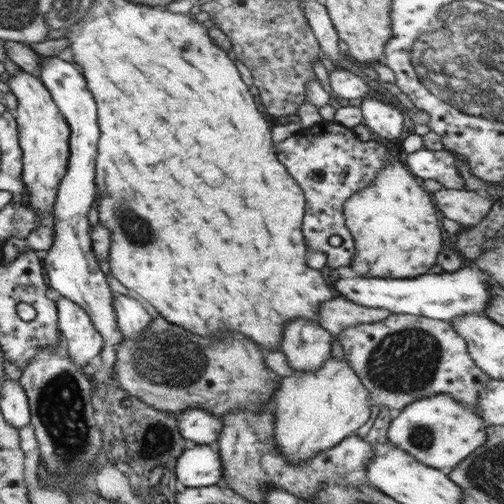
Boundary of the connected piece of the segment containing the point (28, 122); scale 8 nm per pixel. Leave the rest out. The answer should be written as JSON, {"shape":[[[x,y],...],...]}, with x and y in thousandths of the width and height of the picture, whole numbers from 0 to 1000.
{"shape":[[[40,137],[26,153],[18,151],[12,163],[36,198],[30,218],[34,224],[28,232],[36,252],[38,288],[46,298],[44,353],[58,385],[58,405],[69,413],[69,423],[77,433],[77,448],[50,474],[56,480],[56,492],[69,498],[93,498],[105,486],[109,458],[105,409],[113,373],[123,351],[135,341],[141,254],[75,151]]]}

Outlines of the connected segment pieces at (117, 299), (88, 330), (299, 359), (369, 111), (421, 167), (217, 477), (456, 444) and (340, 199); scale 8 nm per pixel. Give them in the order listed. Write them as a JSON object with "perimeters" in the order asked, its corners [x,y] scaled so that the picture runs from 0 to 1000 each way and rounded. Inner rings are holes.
{"perimeters":[[[[226,583],[224,609],[238,659],[246,669],[276,665],[304,633],[284,603],[258,585]]],[[[119,587],[111,607],[117,659],[135,679],[133,704],[143,722],[163,730],[202,694],[202,665],[187,651],[179,625],[163,605]]],[[[579,635],[563,647],[556,694],[585,736],[627,738],[655,710],[659,667],[621,635]]],[[[730,190],[720,194],[714,214],[720,246],[742,264],[744,272],[778,278],[798,266],[802,226],[774,204],[758,202],[746,190]]],[[[837,294],[829,302],[810,304],[806,331],[831,359],[857,353],[885,375],[921,373],[921,355],[905,329],[903,304],[889,296]]],[[[391,881],[351,909],[349,944],[369,966],[397,968],[442,960],[444,931],[435,891]]],[[[865,782],[833,790],[788,817],[768,865],[778,883],[823,905],[837,921],[889,937],[964,877],[966,849],[960,831],[893,790],[893,782]]],[[[639,238],[639,242],[619,252],[605,252],[589,260],[567,274],[567,278],[556,282],[556,286],[548,286],[548,310],[552,310],[552,317],[567,329],[571,345],[579,345],[579,353],[595,367],[605,385],[605,423],[599,460],[603,460],[607,488],[615,496],[643,500],[647,512],[651,512],[651,528],[655,532],[694,528],[698,512],[706,504],[706,496],[702,496],[704,476],[685,446],[681,409],[687,395],[692,395],[726,367],[732,367],[746,353],[746,343],[754,341],[756,333],[762,333],[774,321],[772,313],[778,308],[758,284],[750,286],[750,282],[746,274],[738,280],[722,282],[708,272],[700,256]],[[655,468],[675,468],[679,472],[675,488],[659,488],[651,480]]]]}

